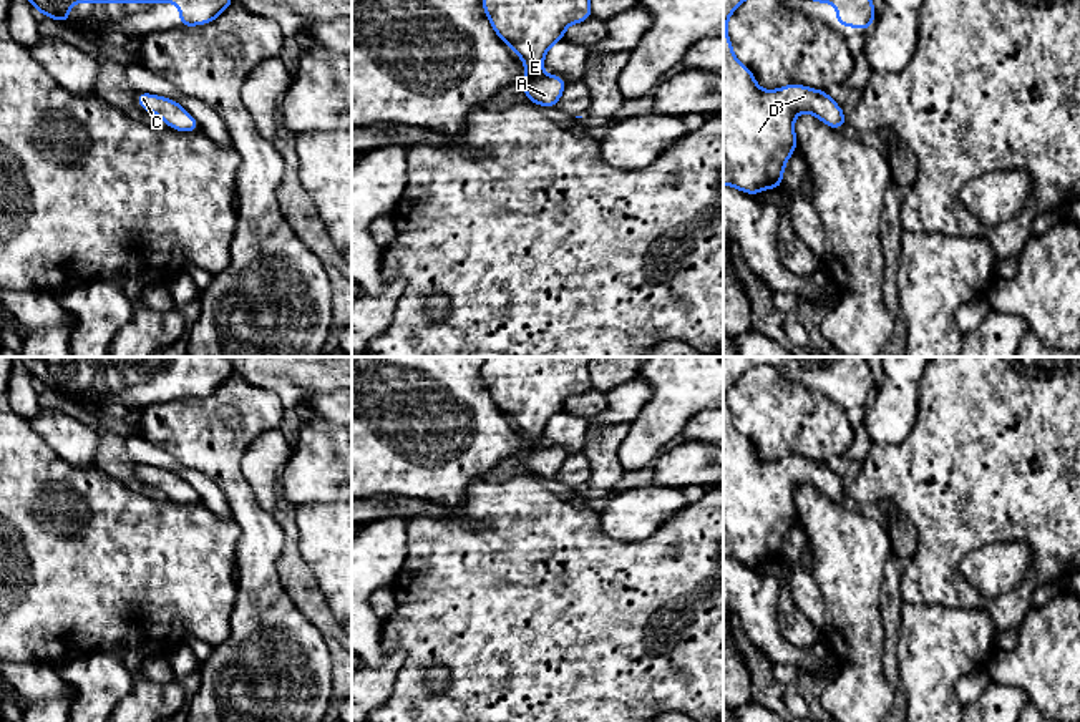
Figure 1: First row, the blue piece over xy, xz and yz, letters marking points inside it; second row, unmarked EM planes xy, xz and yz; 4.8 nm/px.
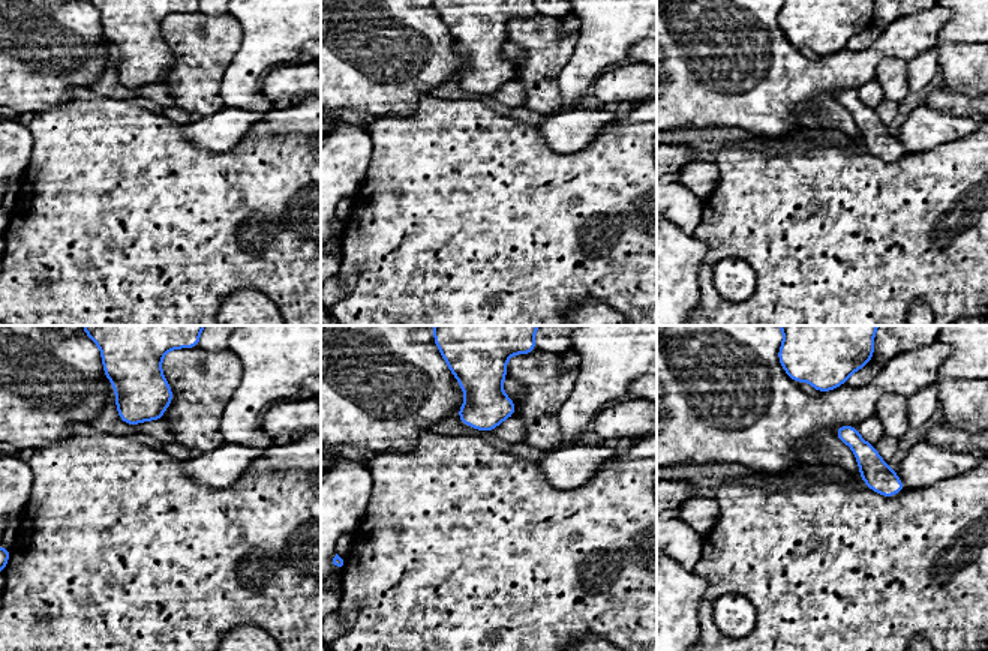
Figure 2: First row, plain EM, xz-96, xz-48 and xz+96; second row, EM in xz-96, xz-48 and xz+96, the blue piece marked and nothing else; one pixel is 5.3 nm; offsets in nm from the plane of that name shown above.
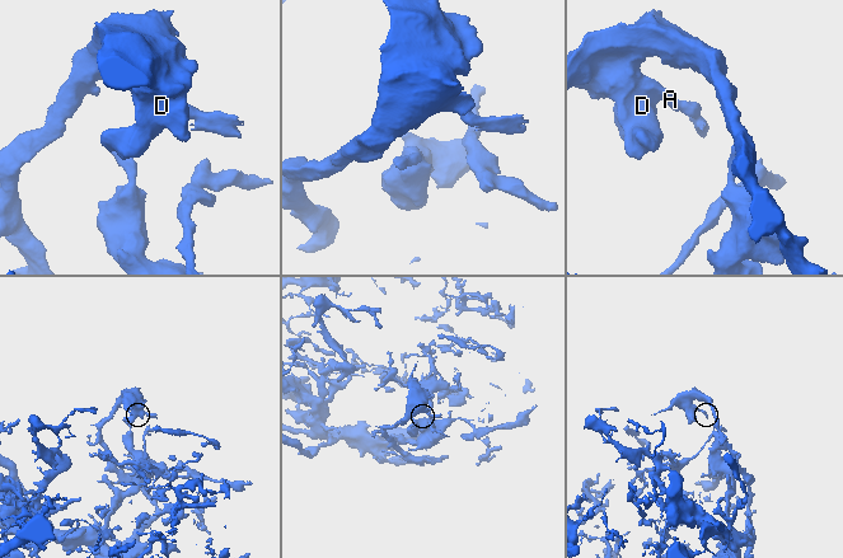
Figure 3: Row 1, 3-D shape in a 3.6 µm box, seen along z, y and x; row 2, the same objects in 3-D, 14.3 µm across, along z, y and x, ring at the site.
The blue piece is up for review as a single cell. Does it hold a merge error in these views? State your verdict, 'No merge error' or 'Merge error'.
No merge error

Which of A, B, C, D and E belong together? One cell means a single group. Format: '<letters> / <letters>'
A B C D E

